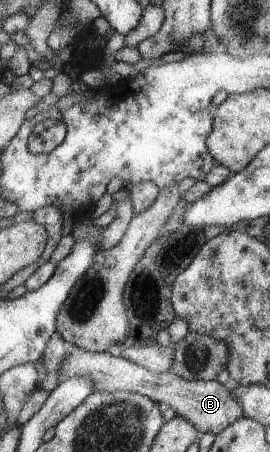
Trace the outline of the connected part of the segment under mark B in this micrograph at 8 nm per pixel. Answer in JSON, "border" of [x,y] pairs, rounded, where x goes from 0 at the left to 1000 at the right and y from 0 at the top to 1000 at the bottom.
{"border":[[[274,770],[241,788],[215,830],[222,838],[252,834],[333,834],[348,847],[348,867],[422,869],[470,865],[552,878],[611,900],[633,900],[648,914],[730,942],[741,958],[807,962],[874,927],[907,923],[889,892],[867,883],[859,865],[804,841],[704,843],[659,834],[644,823],[570,825],[478,794],[419,788],[407,781],[333,781],[304,770]]]}

